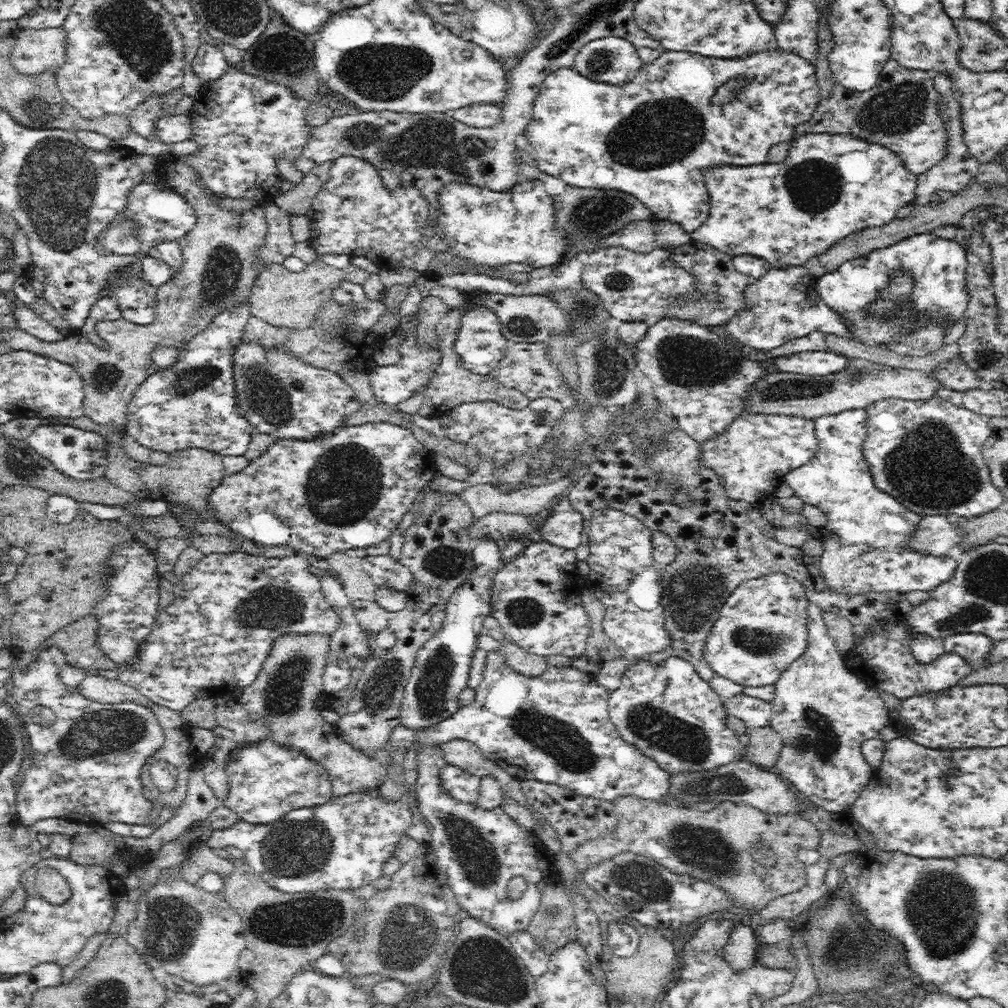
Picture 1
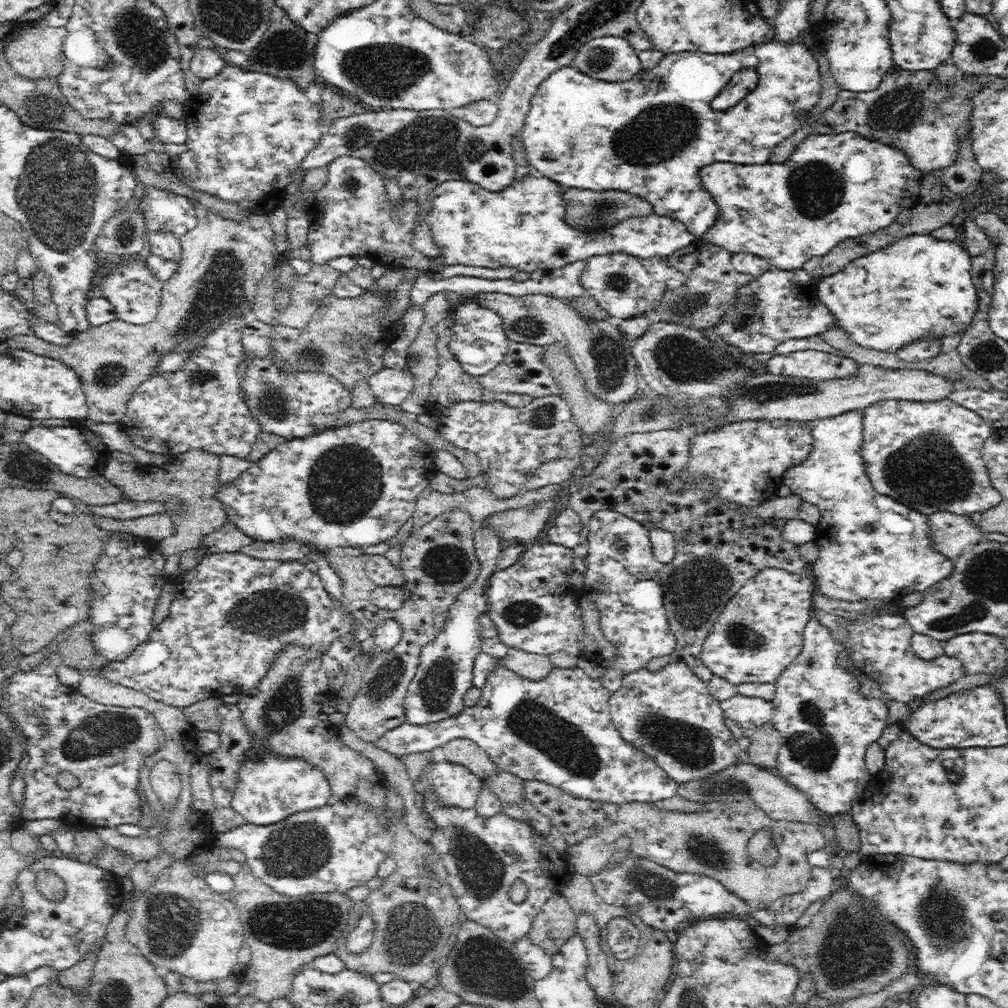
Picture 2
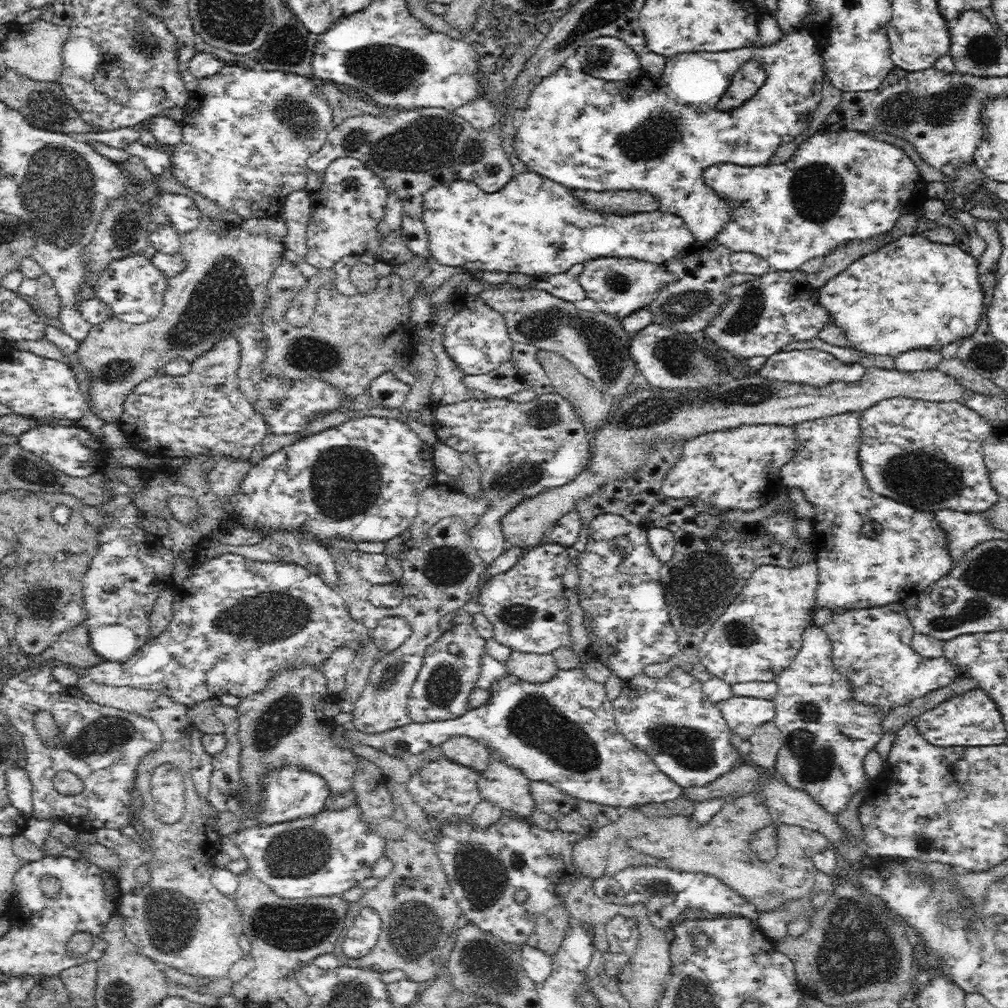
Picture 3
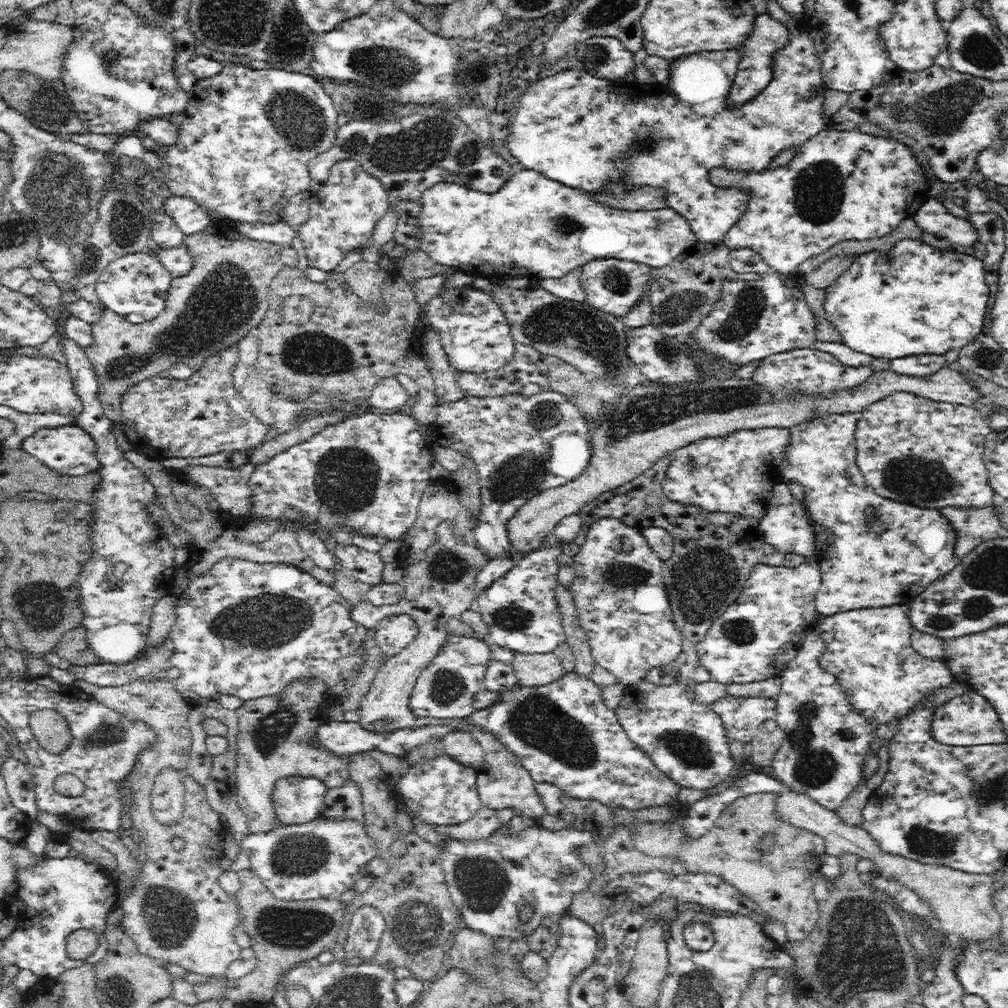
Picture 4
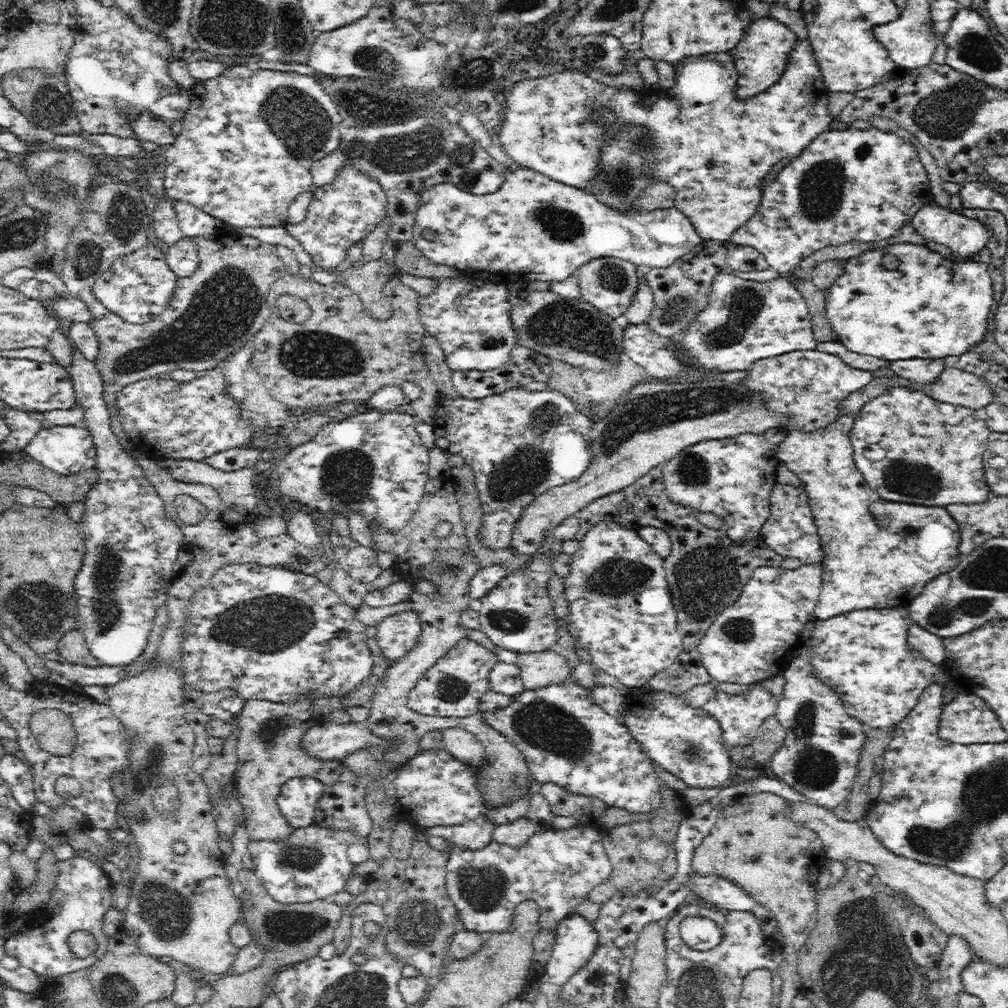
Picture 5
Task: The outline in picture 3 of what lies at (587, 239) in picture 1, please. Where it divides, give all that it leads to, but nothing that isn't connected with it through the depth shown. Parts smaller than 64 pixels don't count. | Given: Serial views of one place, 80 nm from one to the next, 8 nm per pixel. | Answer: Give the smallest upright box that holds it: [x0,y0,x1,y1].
[569,189,658,216]

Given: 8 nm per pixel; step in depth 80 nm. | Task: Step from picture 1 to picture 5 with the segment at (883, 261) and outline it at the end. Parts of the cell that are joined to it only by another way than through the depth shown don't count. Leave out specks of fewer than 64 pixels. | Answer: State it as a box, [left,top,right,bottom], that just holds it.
[826,241,992,361]

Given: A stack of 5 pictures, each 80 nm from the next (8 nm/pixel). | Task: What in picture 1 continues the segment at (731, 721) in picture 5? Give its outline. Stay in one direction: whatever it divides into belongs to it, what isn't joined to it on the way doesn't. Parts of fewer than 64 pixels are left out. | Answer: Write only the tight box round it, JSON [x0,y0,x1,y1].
[725,692,772,730]

